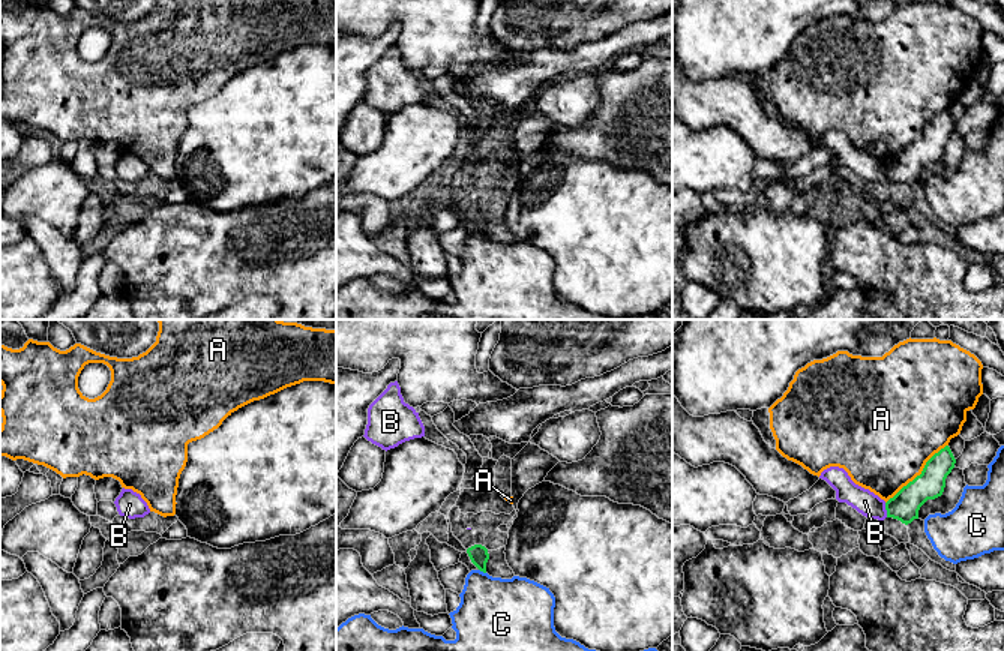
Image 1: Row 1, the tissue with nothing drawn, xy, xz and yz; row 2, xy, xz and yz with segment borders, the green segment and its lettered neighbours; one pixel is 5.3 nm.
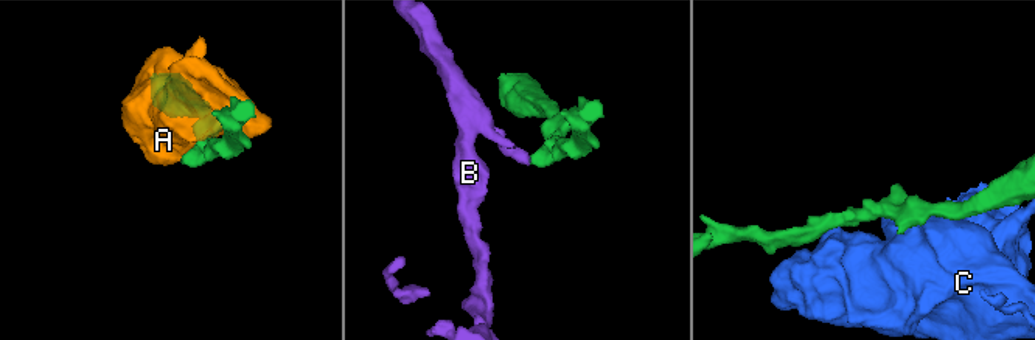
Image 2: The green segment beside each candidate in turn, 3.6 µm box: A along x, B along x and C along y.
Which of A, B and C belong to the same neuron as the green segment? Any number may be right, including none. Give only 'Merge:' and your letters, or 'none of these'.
Merge: none of these

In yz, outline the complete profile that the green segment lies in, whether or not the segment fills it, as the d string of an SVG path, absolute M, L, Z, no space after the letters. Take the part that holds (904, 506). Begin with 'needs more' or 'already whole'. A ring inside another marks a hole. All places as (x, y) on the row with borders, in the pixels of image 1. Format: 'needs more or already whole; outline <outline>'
already whole; outline M948 446L935 453L924 465L920 476L903 486L885 502L887 518L908 525L918 519L918 510L927 500L942 495L945 478L954 468L956 459Z

